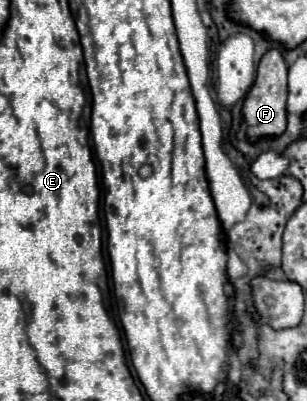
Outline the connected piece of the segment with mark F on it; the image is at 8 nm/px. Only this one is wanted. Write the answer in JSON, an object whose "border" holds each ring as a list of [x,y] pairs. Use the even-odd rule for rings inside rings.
{"border":[[[275,48],[267,50],[257,66],[257,78],[251,86],[245,104],[243,104],[243,118],[247,126],[247,136],[251,142],[263,136],[279,136],[285,132],[287,126],[287,62],[283,54]]]}

